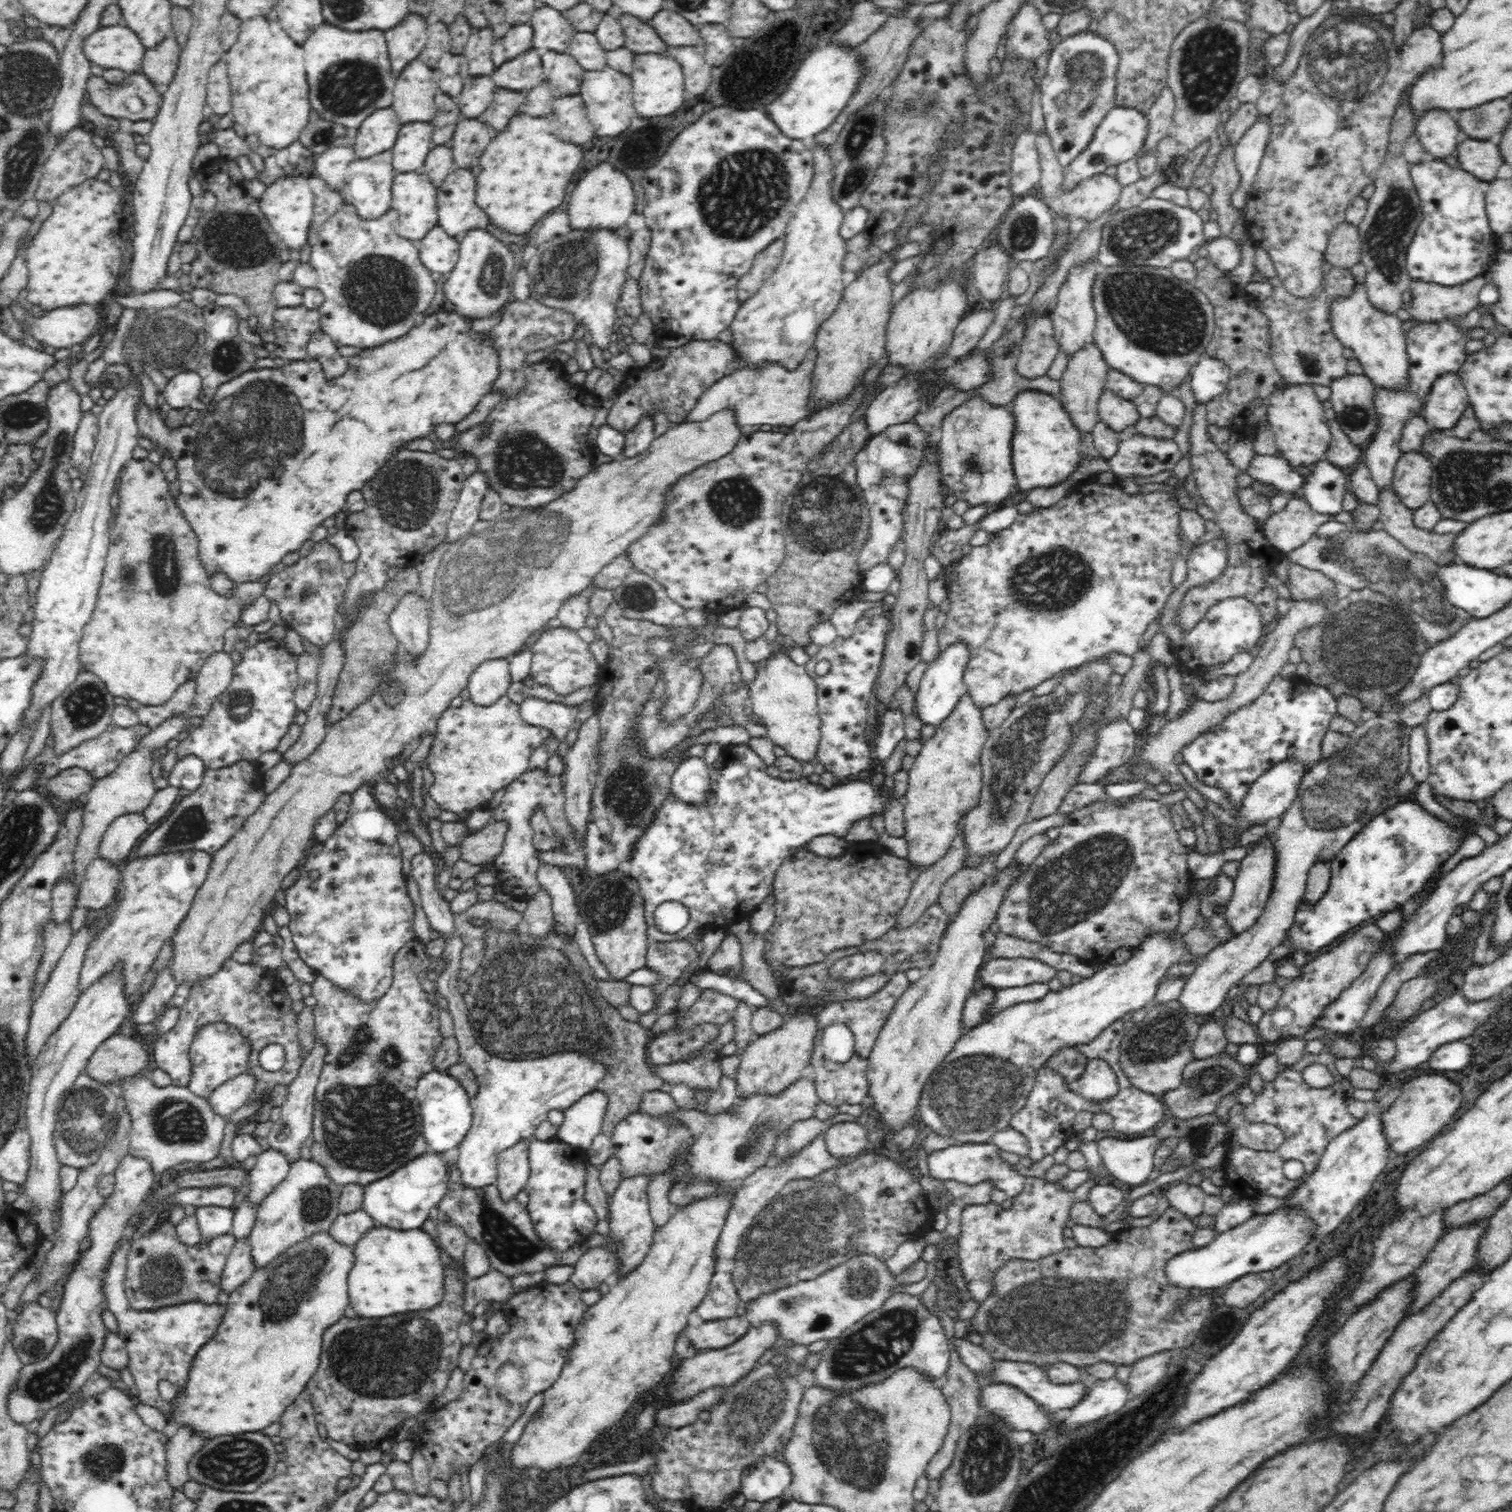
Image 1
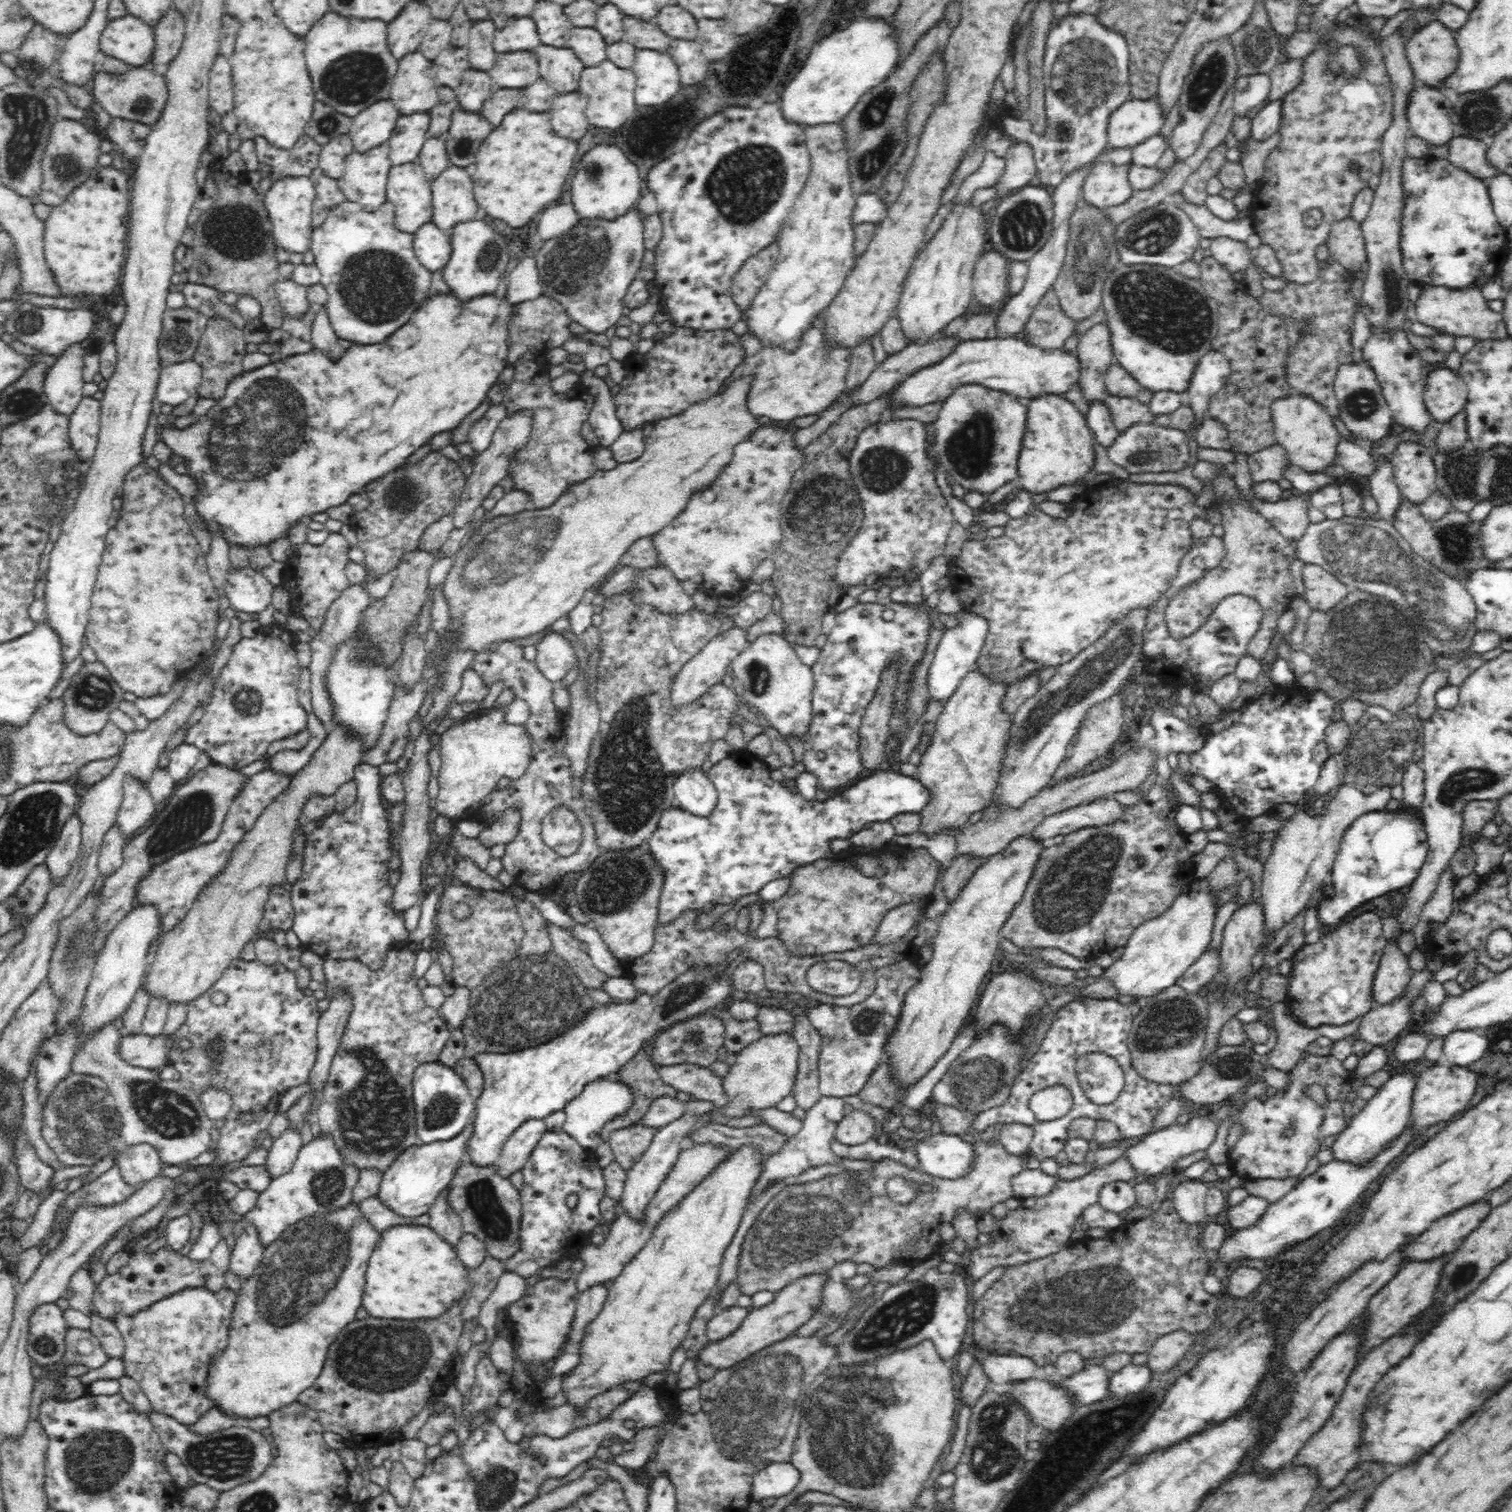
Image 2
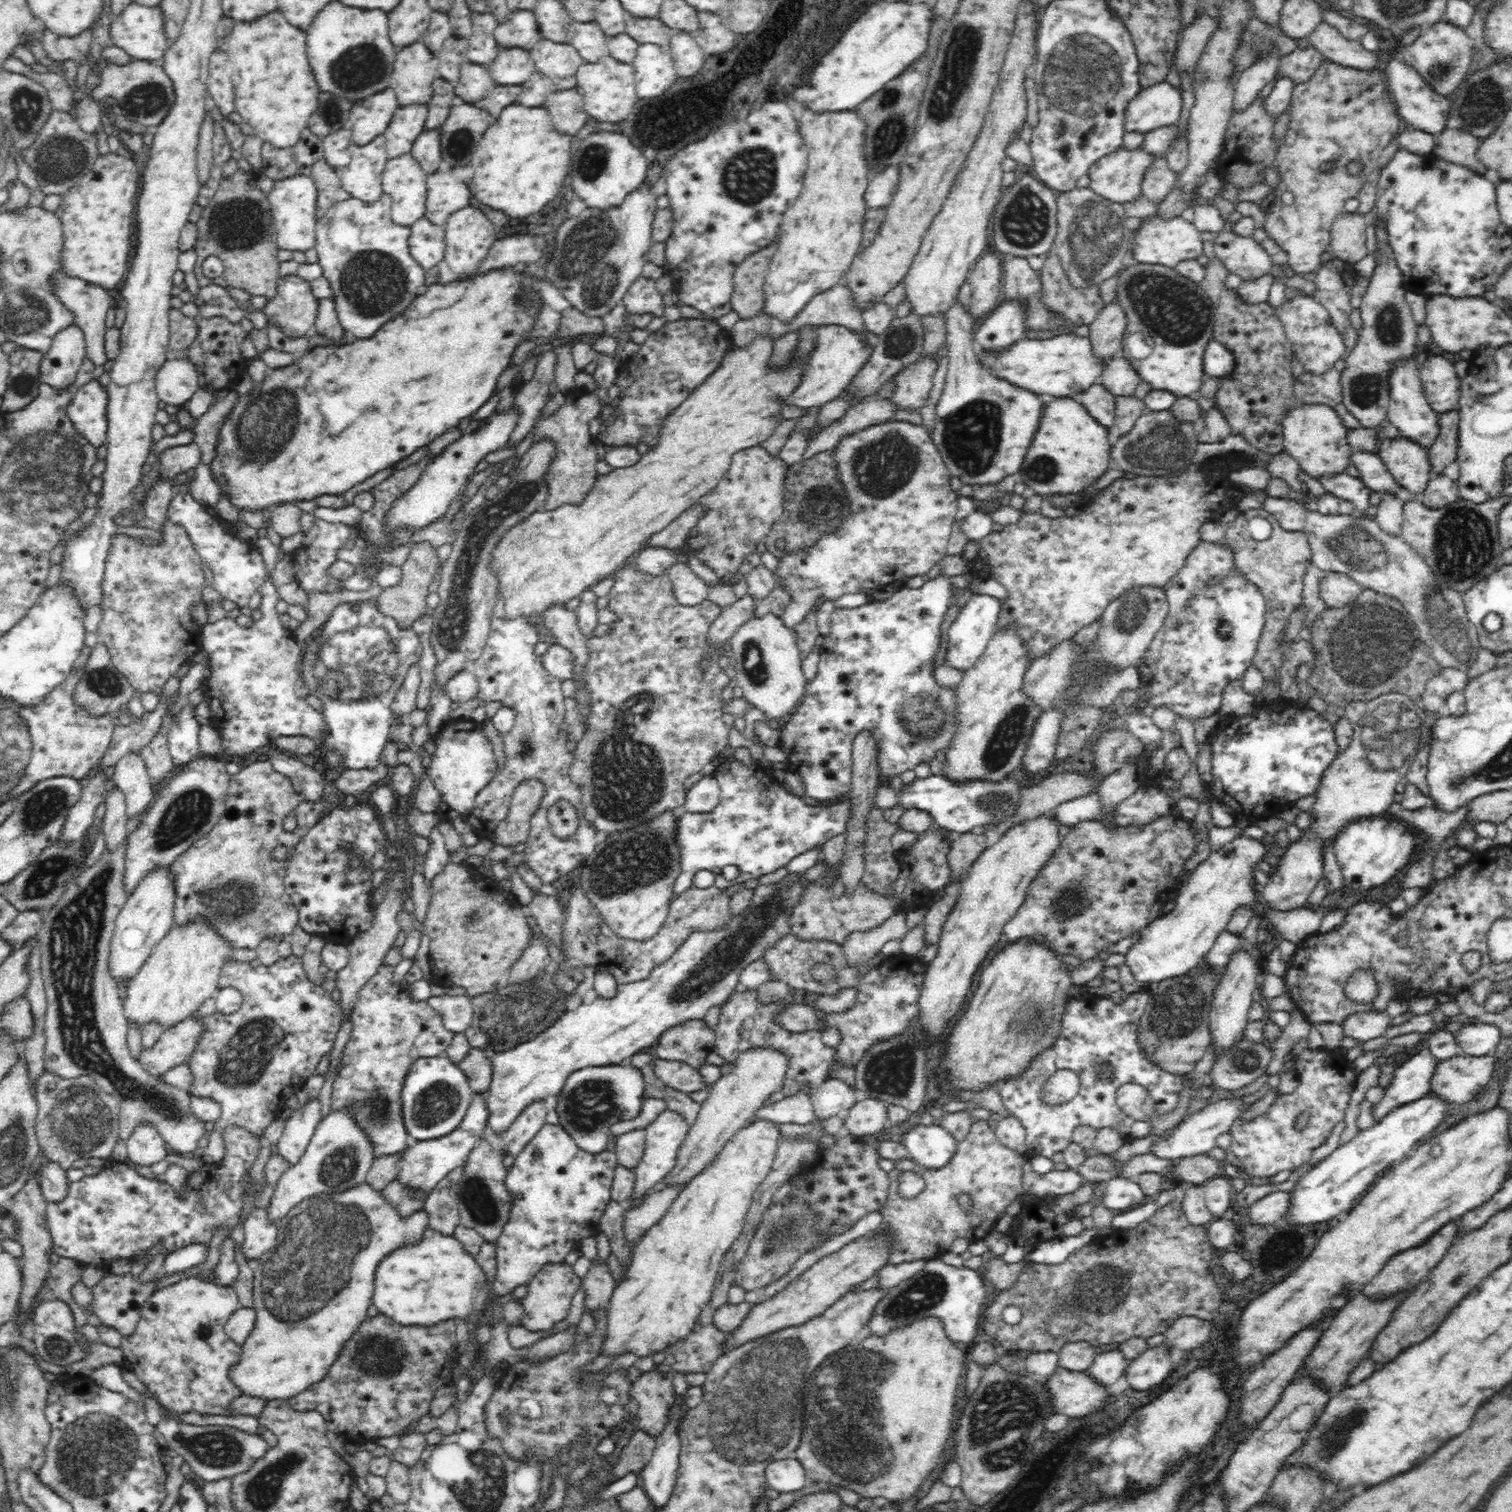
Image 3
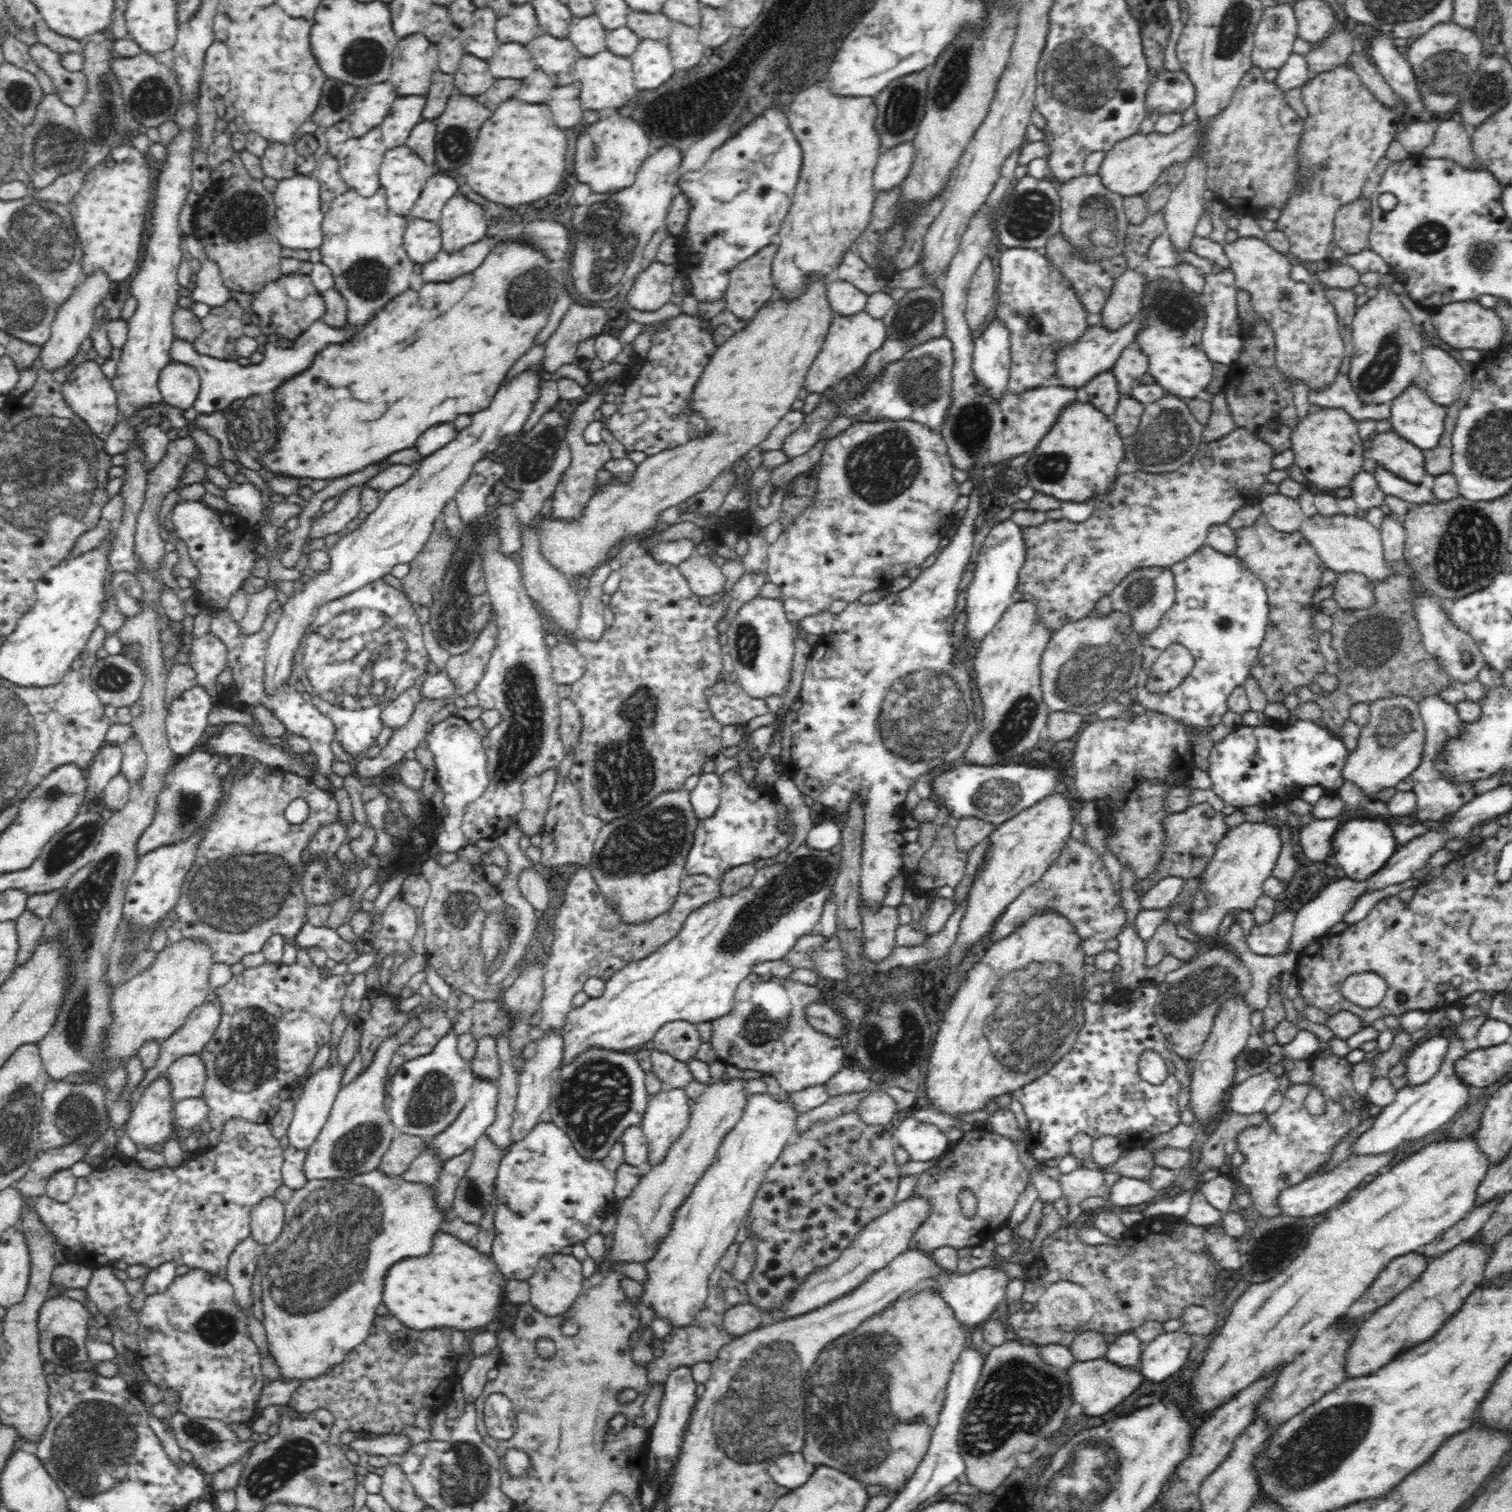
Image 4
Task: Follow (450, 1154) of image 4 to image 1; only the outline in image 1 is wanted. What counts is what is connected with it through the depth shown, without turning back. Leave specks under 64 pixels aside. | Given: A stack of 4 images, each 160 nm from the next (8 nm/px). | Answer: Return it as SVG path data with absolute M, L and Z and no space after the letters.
M444 1152L423 1154L412 1159L406 1166L398 1167L386 1178L364 1185L360 1209L368 1213L374 1223L380 1227L392 1227L396 1230L420 1229L426 1220L430 1209L439 1206L439 1202L447 1193L449 1182L449 1166Z

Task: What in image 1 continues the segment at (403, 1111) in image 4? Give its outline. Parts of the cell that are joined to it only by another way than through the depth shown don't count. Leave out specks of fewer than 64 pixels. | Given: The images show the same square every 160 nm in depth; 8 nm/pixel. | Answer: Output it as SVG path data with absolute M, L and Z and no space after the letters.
M441 1071L426 1073L416 1086L416 1096L423 1120L422 1136L432 1152L445 1152L456 1148L473 1123L473 1110L469 1094L454 1077Z

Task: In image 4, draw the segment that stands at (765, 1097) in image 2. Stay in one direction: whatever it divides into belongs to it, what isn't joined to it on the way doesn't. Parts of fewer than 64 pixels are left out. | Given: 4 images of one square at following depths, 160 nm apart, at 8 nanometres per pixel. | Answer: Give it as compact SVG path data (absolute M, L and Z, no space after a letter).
M730 1078L710 1083L695 1100L688 1126L672 1144L666 1158L644 1175L632 1194L620 1202L613 1230L613 1246L606 1254L614 1262L645 1262L654 1257L654 1246L670 1232L677 1209L690 1196L698 1180L715 1160L715 1154L726 1134L736 1126L743 1114L748 1079Z

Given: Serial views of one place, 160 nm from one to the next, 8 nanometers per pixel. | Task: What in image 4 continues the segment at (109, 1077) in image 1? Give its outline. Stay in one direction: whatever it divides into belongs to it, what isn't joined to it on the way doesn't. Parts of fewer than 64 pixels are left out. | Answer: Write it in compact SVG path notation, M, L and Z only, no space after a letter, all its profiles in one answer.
M205 1002L202 1006L194 1009L194 1012L188 1016L186 1023L182 1027L178 1028L178 1030L166 1038L165 1041L161 1041L158 1060L154 1062L154 1066L150 1066L150 1068L145 1070L140 1084L138 1084L136 1090L133 1090L132 1094L130 1094L130 1113L134 1110L134 1106L136 1106L146 1087L150 1086L156 1079L162 1076L165 1077L168 1074L170 1065L174 1064L179 1058L186 1055L198 1055L202 1048L210 1042L210 1038L213 1038L214 1032L216 1032L219 1025L220 1006L218 1006L218 1004Z

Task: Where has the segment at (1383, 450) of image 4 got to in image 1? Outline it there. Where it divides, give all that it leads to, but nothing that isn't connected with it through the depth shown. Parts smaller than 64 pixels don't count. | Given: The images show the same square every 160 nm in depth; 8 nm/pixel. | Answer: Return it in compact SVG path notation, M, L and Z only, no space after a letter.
M1411 451L1400 456L1390 486L1402 504L1414 511L1431 500L1432 476L1430 459Z

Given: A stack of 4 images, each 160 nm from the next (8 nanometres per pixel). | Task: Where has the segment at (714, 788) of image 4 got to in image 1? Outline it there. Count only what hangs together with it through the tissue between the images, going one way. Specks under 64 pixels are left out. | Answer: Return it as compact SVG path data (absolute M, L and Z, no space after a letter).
M703 757L686 758L671 776L671 793L690 804L702 804L710 790L711 766Z

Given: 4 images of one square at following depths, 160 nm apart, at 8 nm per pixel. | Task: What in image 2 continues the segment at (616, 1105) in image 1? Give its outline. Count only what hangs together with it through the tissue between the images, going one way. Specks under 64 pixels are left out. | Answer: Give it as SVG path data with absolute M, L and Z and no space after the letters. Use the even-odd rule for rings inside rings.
M553 951L530 957L520 957L520 952L516 952L515 958L492 968L490 976L471 989L469 1012L460 1028L467 1043L464 1056L472 1058L477 1052L520 1052L563 1035L580 1024L592 1010L596 1010L597 1002L590 997L587 989L573 967ZM638 1050L632 1058L632 1070L638 1072L620 1072L614 1074L613 1078L628 1085L632 1093L632 1106L622 1117L614 1118L608 1122L601 1130L601 1142L609 1142L610 1134L615 1130L620 1130L630 1124L640 1122L650 1103L658 1096L668 1095L674 1097L676 1089L666 1084L659 1075L659 1065L652 1064L648 1056L644 1056L644 1050ZM642 1054L642 1056L640 1056ZM644 1064L648 1066L648 1072L644 1070Z

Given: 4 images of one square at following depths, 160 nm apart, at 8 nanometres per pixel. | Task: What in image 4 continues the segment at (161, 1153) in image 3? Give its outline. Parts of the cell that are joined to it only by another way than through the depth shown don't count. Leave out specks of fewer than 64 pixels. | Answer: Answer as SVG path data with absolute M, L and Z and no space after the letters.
M167 1075L156 1079L142 1092L127 1121L127 1136L139 1149L164 1144L173 1132L175 1100Z

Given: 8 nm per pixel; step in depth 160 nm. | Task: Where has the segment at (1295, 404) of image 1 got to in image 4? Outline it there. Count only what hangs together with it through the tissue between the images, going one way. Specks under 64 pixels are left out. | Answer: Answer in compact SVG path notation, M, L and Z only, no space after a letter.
M1316 408L1300 419L1294 428L1291 449L1296 464L1314 486L1338 489L1349 486L1363 472L1367 446L1358 436L1357 423L1342 409Z

